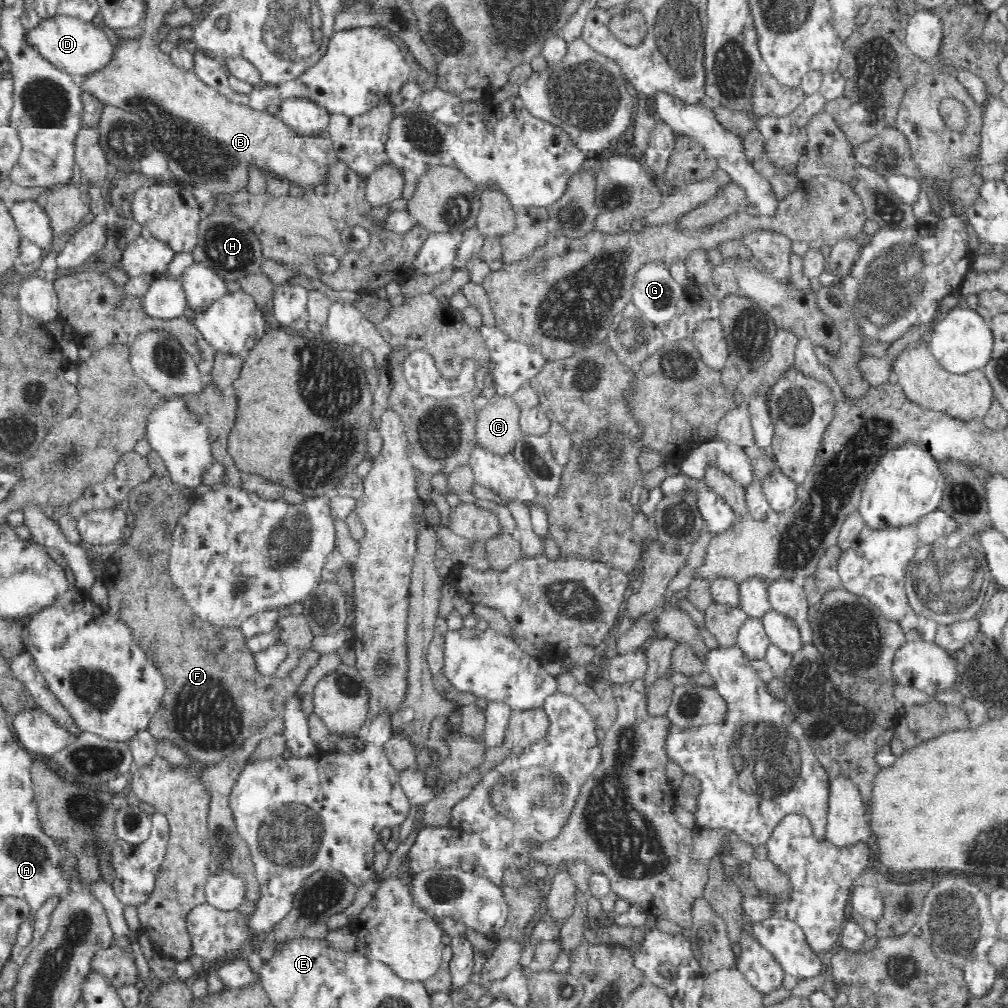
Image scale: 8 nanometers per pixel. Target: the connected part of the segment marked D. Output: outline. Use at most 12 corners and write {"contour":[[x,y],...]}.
{"contour":[[54,16],[28,30],[29,44],[78,81],[113,64],[102,28]]}

